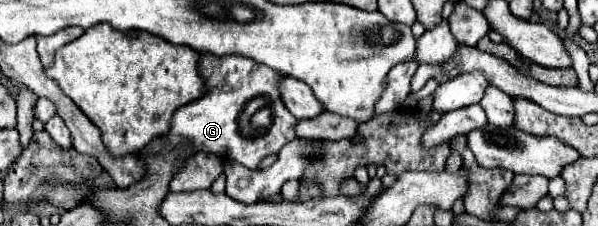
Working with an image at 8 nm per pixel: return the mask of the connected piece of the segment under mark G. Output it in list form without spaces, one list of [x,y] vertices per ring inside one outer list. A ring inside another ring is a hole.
[[[210,53],[200,57],[200,75],[202,79],[216,79],[216,85],[208,89],[208,93],[184,107],[178,107],[172,121],[170,121],[170,131],[166,133],[168,145],[190,145],[192,155],[202,151],[202,153],[212,153],[222,159],[232,159],[242,163],[248,169],[258,169],[260,161],[272,153],[278,153],[286,143],[294,139],[294,125],[296,117],[286,111],[282,105],[280,93],[278,93],[278,79],[282,77],[280,73],[270,71],[266,65],[256,63],[248,57],[242,55],[228,55],[228,57],[214,57]],[[254,97],[270,97],[270,107],[272,107],[272,125],[266,129],[264,135],[260,137],[244,137],[238,127],[238,117],[244,109],[244,105],[254,99]]]

